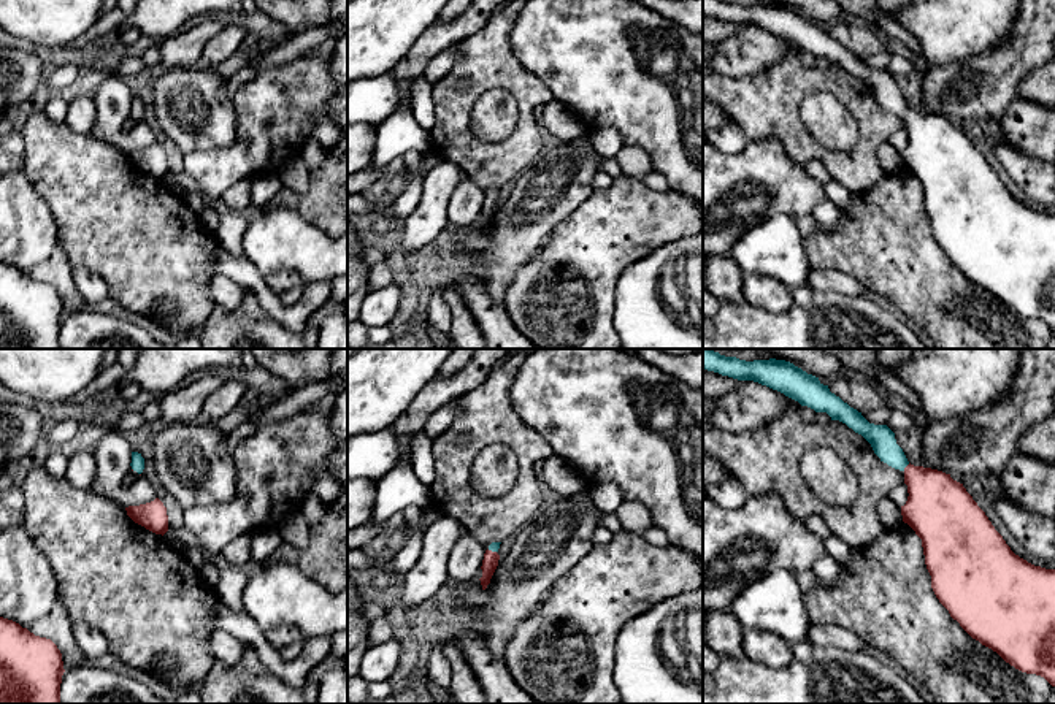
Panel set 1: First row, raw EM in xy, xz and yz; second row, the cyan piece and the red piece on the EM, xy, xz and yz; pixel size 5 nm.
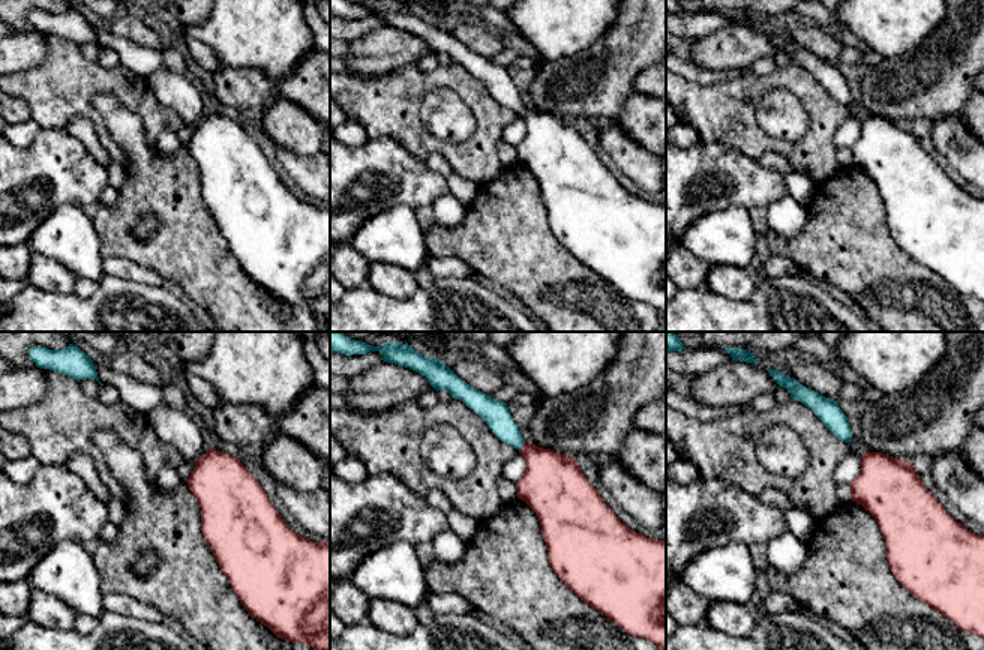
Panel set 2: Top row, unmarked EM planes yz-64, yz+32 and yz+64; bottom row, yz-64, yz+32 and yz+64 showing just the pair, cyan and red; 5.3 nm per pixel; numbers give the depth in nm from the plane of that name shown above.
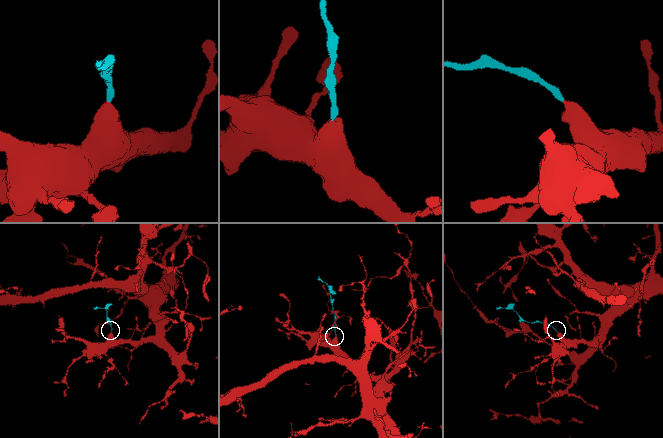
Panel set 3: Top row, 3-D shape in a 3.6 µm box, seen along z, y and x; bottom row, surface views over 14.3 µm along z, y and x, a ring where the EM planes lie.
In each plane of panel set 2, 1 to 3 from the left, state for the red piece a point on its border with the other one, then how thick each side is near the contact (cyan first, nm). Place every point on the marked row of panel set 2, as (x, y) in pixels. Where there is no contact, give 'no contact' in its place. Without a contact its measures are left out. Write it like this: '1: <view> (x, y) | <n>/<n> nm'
1: no contact
2: yz+32 (522, 445) | 140/300 nm
3: no contact

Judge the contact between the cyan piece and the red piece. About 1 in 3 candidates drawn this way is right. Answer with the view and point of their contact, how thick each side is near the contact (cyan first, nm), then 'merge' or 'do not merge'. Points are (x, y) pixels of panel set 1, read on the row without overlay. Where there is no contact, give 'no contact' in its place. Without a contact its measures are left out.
yz (906, 110) | 130/300 nm | merge

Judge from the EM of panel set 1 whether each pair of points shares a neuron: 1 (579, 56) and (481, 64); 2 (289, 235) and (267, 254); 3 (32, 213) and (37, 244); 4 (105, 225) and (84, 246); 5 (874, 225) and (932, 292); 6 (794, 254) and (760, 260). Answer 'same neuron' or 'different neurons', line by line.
1: different neurons
2: same neuron
3: same neuron
4: same neuron
5: same neuron
6: same neuron

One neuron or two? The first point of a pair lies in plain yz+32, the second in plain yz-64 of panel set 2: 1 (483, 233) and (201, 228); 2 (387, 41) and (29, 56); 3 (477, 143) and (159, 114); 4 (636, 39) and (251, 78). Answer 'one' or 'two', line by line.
1: one
2: one
3: one
4: one

